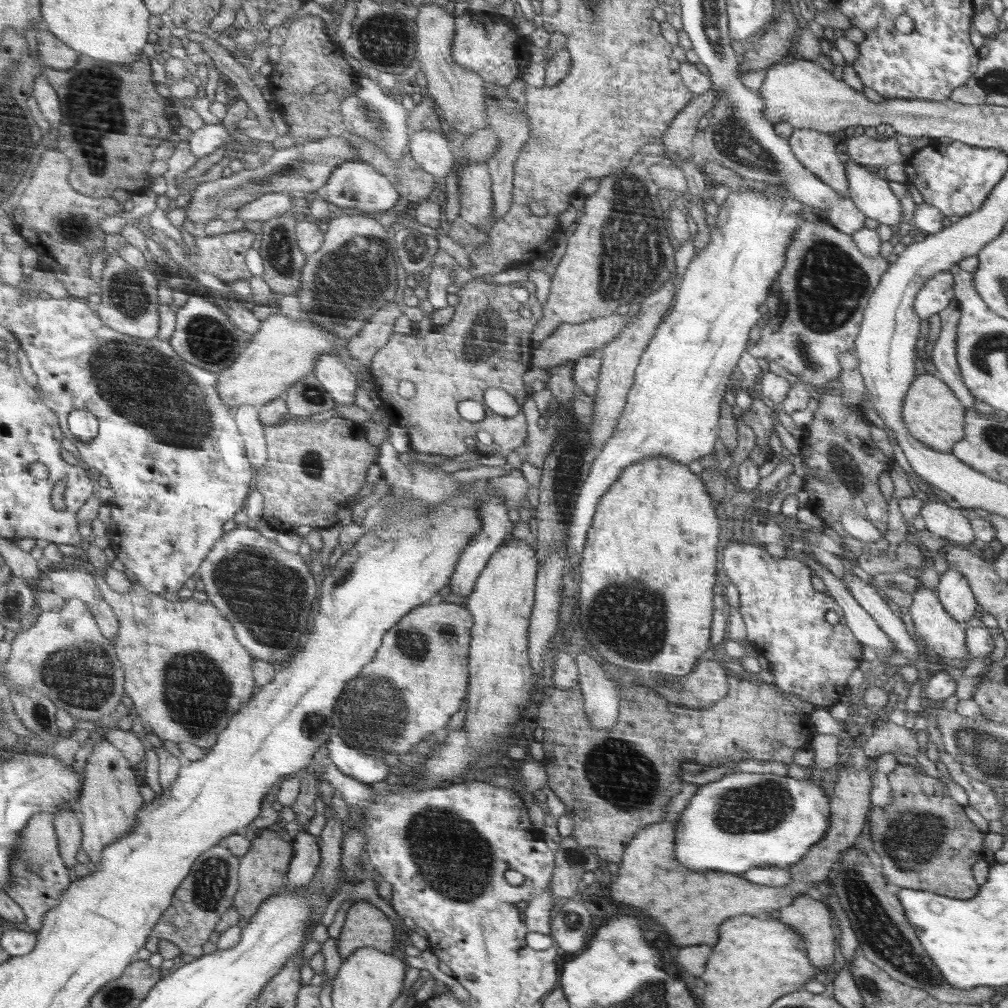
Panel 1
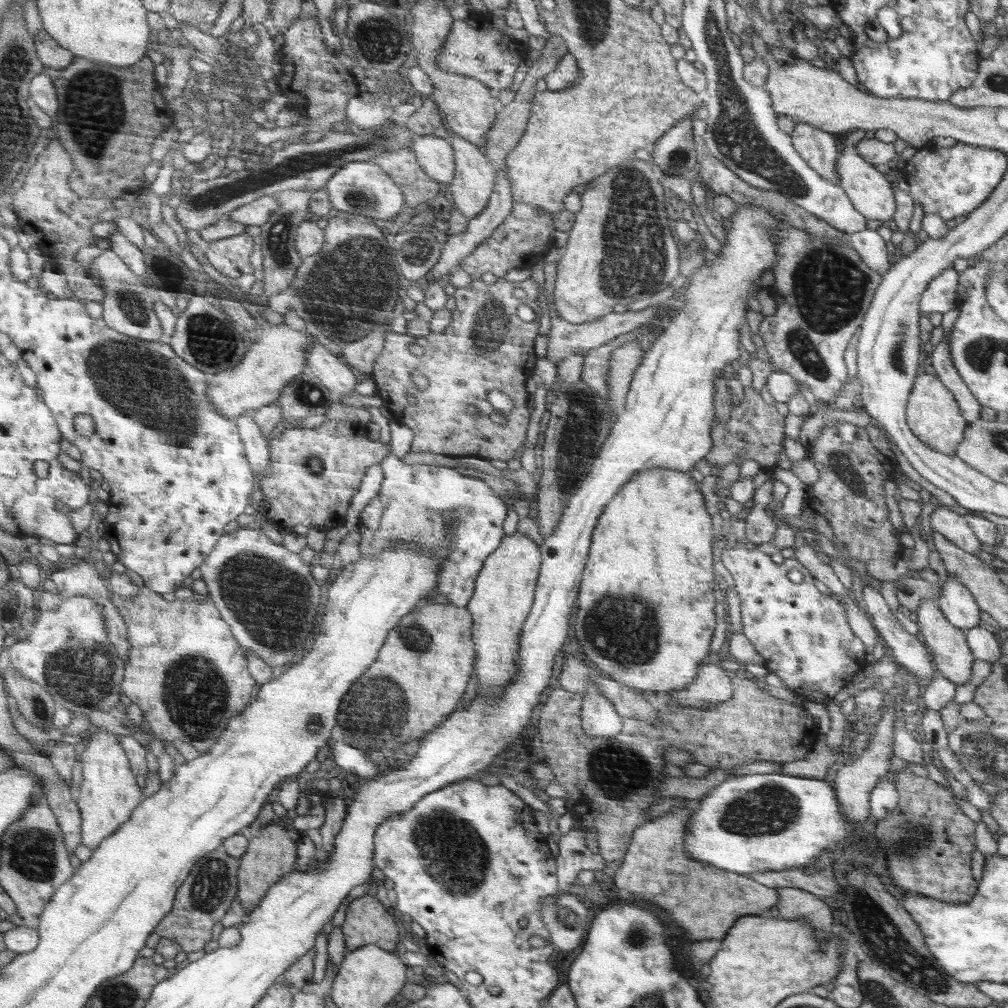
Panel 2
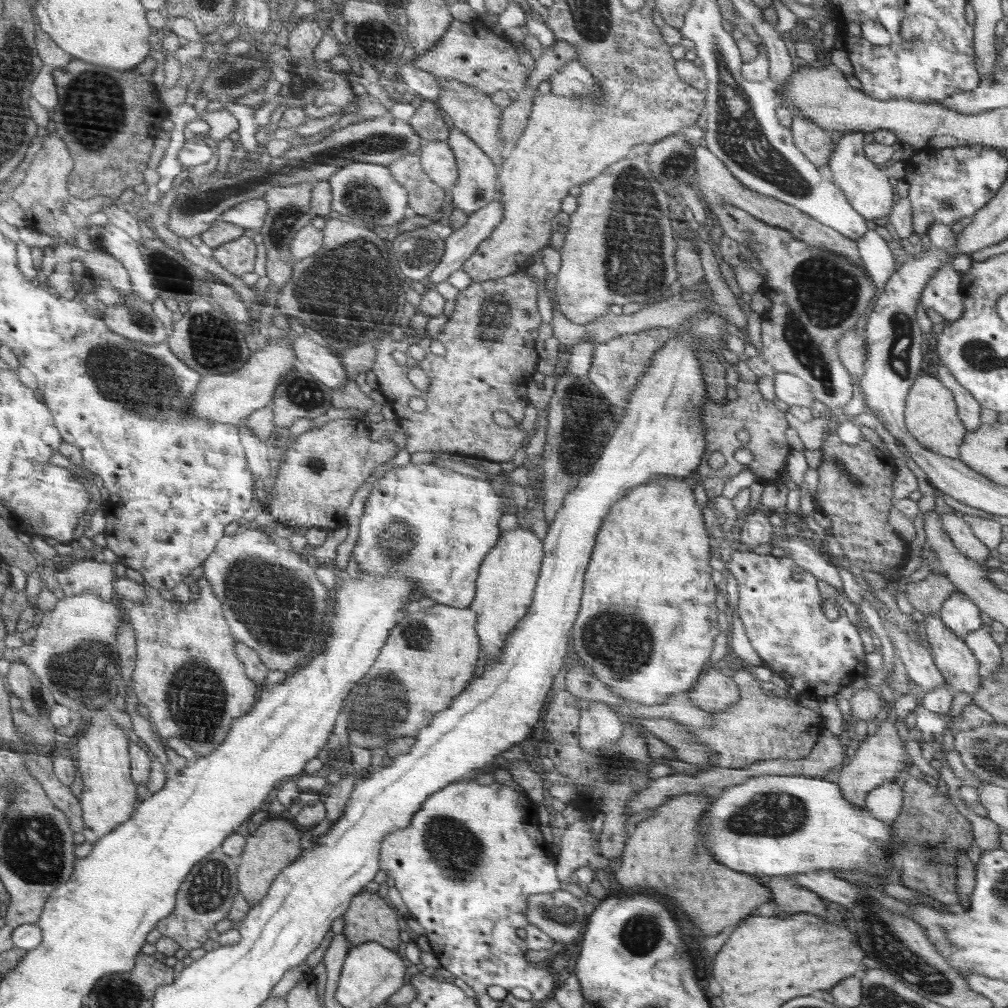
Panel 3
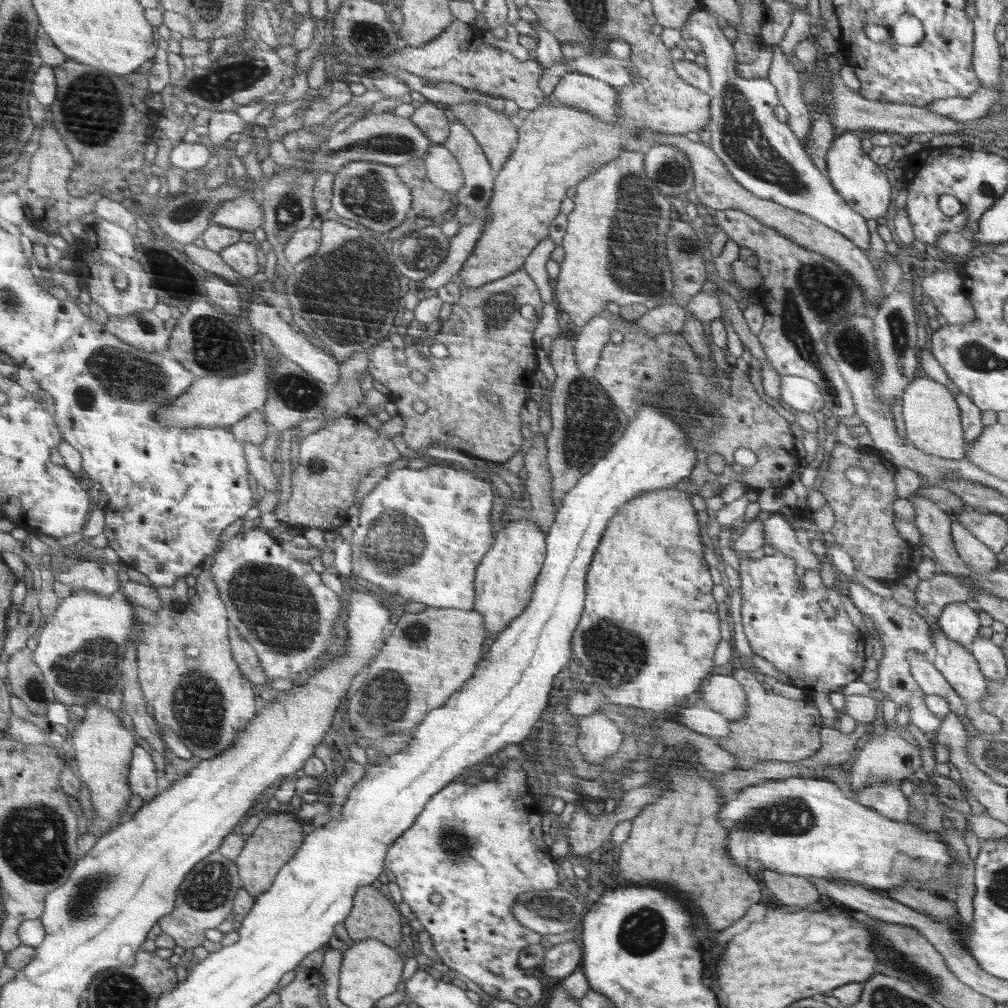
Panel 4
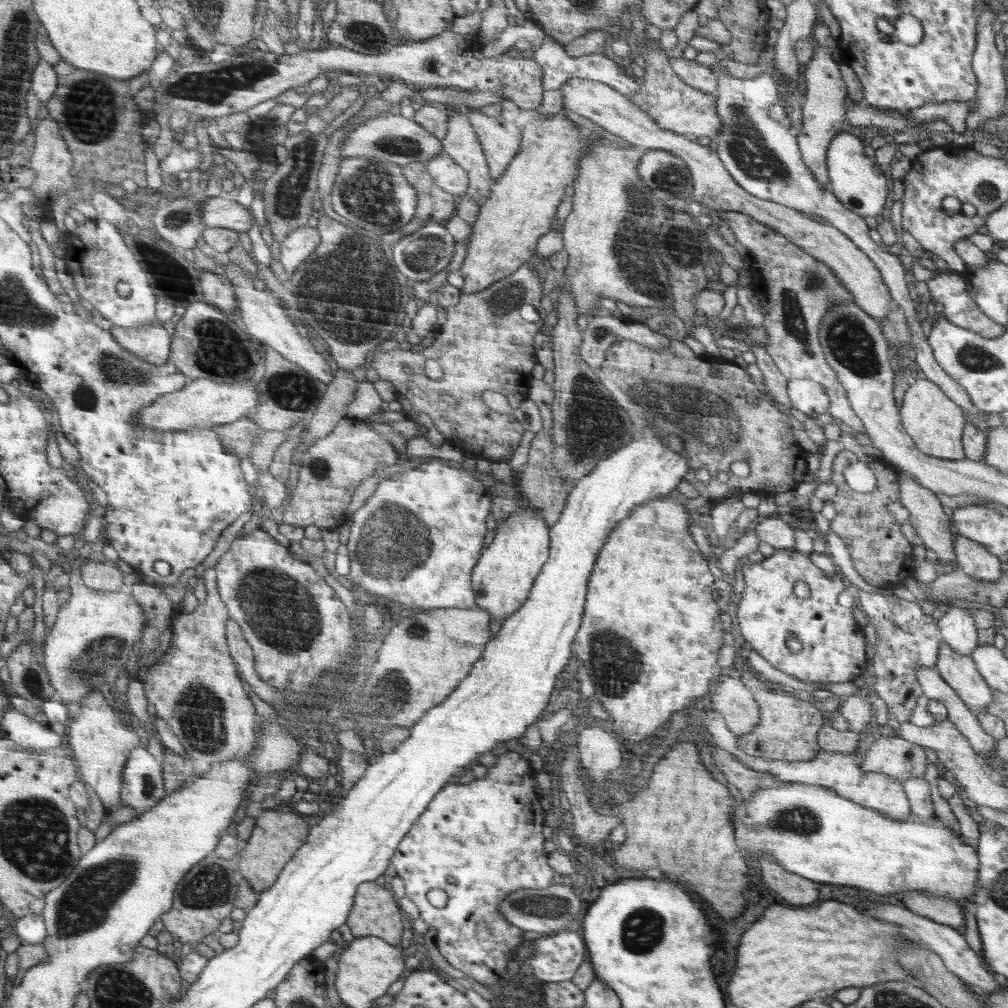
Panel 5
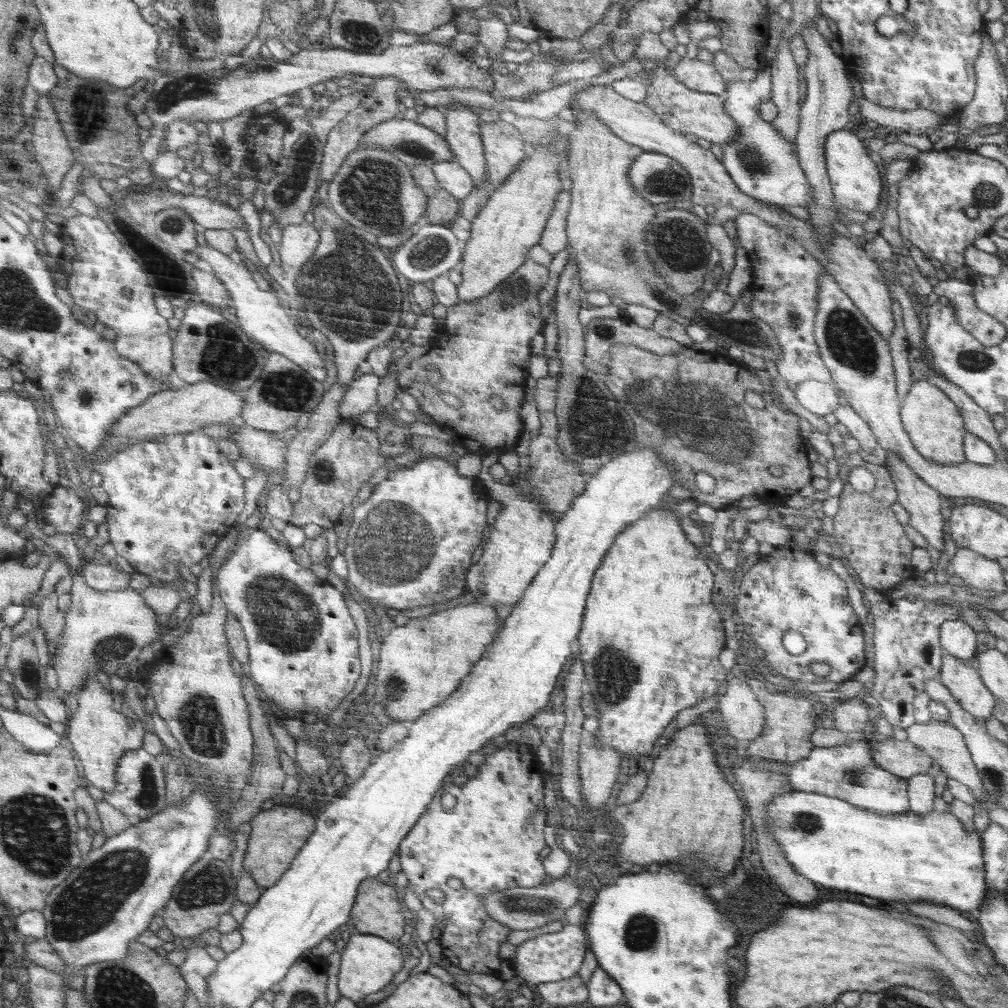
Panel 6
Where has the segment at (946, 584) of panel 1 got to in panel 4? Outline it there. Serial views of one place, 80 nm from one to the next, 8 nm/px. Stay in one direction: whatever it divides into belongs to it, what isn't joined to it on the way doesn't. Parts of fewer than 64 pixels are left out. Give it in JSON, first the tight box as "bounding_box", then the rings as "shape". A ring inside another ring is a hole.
{"bounding_box":[936,603,981,644],"shape":[[[952,603],[942,609],[936,619],[942,633],[958,644],[973,644],[974,636],[978,634],[981,618],[979,610],[972,604]]]}

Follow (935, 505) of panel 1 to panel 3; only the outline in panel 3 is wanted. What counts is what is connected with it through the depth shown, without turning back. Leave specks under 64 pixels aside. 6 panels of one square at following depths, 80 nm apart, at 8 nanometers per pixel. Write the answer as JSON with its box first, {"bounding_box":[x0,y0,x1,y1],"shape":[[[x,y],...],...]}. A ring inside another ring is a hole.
{"bounding_box":[939,514,990,564],"shape":[[[939,514],[942,526],[949,533],[949,537],[962,553],[974,562],[986,564],[990,549],[972,532],[968,522],[954,516],[954,514]]]}

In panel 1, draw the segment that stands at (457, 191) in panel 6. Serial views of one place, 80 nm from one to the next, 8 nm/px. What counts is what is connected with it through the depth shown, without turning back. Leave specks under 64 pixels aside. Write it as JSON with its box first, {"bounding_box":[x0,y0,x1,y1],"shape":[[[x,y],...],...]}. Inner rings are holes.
{"bounding_box":[408,131,456,183],"shape":[[[433,131],[412,132],[408,154],[422,170],[441,183],[450,175],[456,162],[452,146],[443,134]]]}

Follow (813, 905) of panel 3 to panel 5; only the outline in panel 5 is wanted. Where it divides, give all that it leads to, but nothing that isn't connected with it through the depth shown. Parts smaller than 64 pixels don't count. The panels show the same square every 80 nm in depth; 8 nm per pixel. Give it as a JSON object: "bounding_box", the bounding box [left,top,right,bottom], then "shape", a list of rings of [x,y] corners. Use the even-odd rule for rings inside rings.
{"bounding_box":[759,855,820,906],"shape":[[[762,855],[759,858],[762,870],[763,881],[769,886],[772,892],[781,896],[787,904],[802,906],[812,904],[818,898],[820,884],[786,872],[782,865],[769,856]]]}

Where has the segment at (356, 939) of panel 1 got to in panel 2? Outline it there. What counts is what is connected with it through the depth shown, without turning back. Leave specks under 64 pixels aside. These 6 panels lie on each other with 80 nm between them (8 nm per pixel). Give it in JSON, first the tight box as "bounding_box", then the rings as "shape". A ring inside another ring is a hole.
{"bounding_box":[341,894,398,953],"shape":[[[366,894],[353,899],[345,910],[341,931],[347,953],[369,944],[378,945],[387,951],[396,950],[398,930],[394,918],[384,910],[378,899]]]}

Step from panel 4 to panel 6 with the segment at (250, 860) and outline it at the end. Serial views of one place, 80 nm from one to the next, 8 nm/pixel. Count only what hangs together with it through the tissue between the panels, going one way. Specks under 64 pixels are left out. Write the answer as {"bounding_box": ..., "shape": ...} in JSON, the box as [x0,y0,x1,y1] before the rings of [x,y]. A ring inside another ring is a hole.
{"bounding_box":[243,806,314,889],"shape":[[[274,806],[256,813],[250,820],[251,833],[243,856],[243,870],[248,870],[250,879],[260,889],[273,887],[289,870],[291,863],[304,847],[314,830],[314,820],[304,810],[295,807]]]}

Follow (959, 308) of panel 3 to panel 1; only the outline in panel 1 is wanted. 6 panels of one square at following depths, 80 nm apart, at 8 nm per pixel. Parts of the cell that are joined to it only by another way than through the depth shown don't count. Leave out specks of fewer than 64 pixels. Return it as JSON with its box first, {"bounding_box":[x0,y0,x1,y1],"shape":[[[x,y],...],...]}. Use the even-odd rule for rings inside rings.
{"bounding_box":[914,270,955,321],"shape":[[[949,270],[934,275],[914,299],[917,315],[928,321],[932,316],[944,311],[955,298],[953,286],[954,276]]]}

